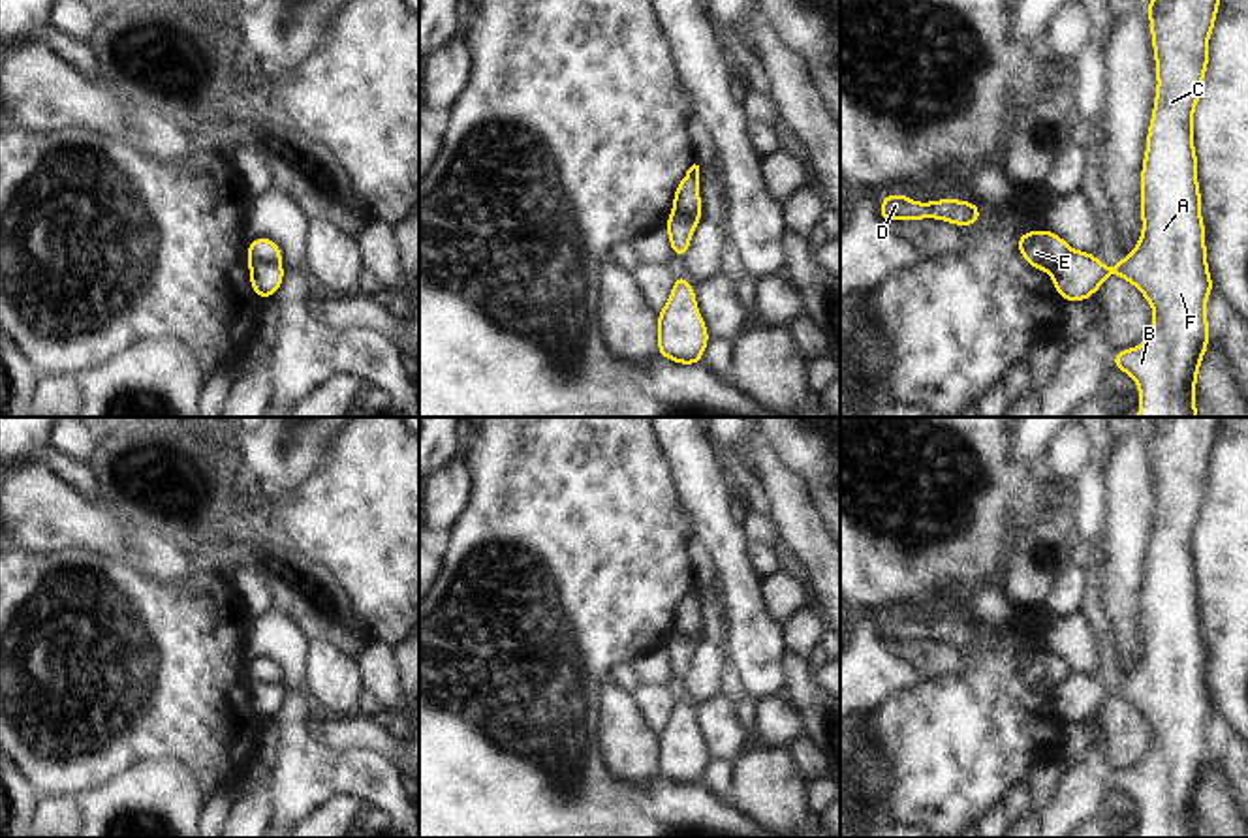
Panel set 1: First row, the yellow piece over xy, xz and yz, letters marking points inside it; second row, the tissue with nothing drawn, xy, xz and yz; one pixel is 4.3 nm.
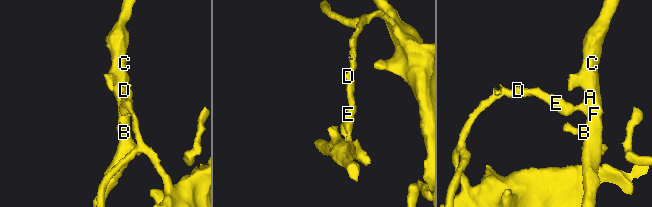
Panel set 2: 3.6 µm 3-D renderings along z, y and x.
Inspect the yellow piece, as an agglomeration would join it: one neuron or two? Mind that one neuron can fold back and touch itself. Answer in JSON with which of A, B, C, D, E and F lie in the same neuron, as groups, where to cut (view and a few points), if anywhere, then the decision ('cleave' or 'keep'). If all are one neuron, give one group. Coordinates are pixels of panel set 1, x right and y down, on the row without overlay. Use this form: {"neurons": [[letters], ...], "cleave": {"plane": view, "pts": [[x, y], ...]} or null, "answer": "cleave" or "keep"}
{"neurons": [["A", "B", "C", "F"], ["D", "E"]], "cleave": {"plane": "xy", "pts": [[249, 679], [280, 686]]}, "answer": "cleave"}

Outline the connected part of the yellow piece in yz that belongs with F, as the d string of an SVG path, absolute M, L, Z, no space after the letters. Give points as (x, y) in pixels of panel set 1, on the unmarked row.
M1156 417L1145 421L1156 477L1152 541L1147 552L1147 571L1141 590L1143 656L1131 675L1107 690L1098 676L1073 671L1053 691L1054 710L1066 723L1092 718L1115 693L1133 705L1152 725L1152 750L1143 765L1120 770L1113 778L1118 789L1137 802L1141 819L1137 838L1197 838L1195 804L1209 768L1209 740L1205 723L1214 712L1207 682L1207 654L1201 639L1201 611L1197 603L1197 573L1193 569L1193 532L1209 489L1209 458L1216 445L1222 417Z

